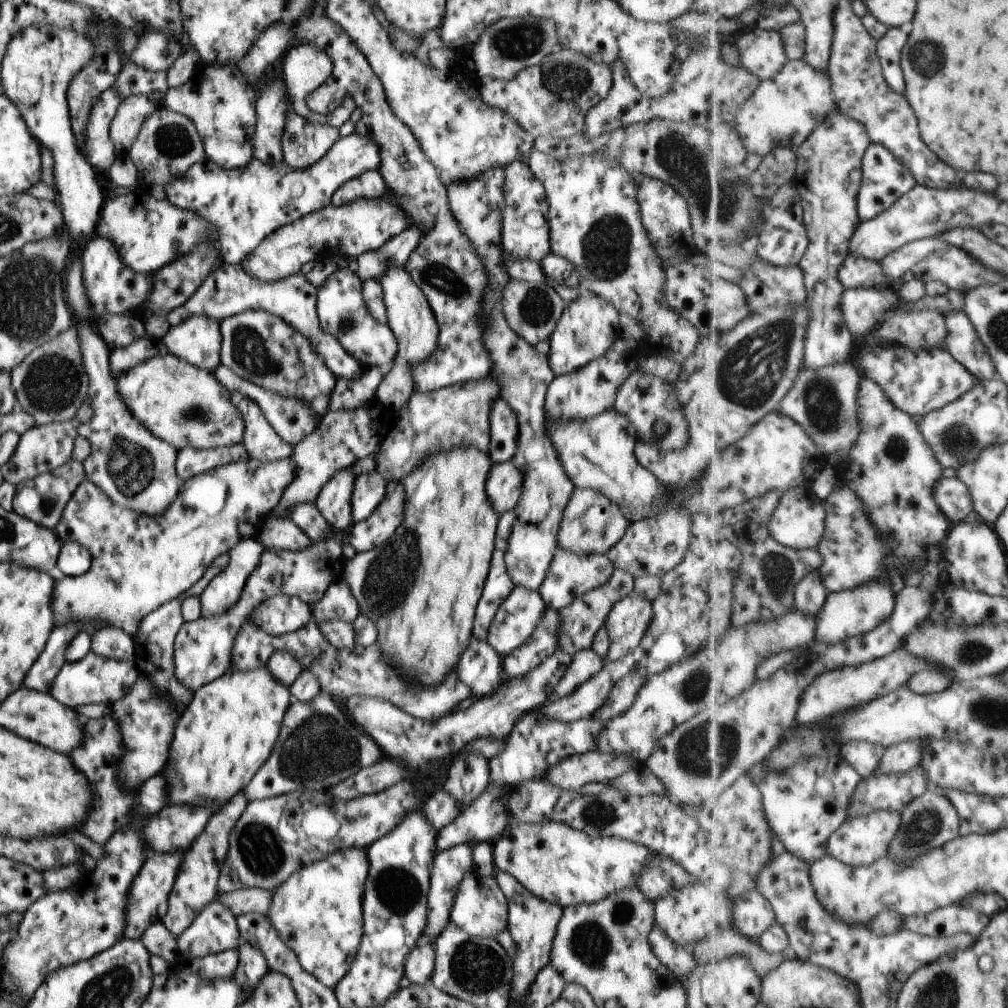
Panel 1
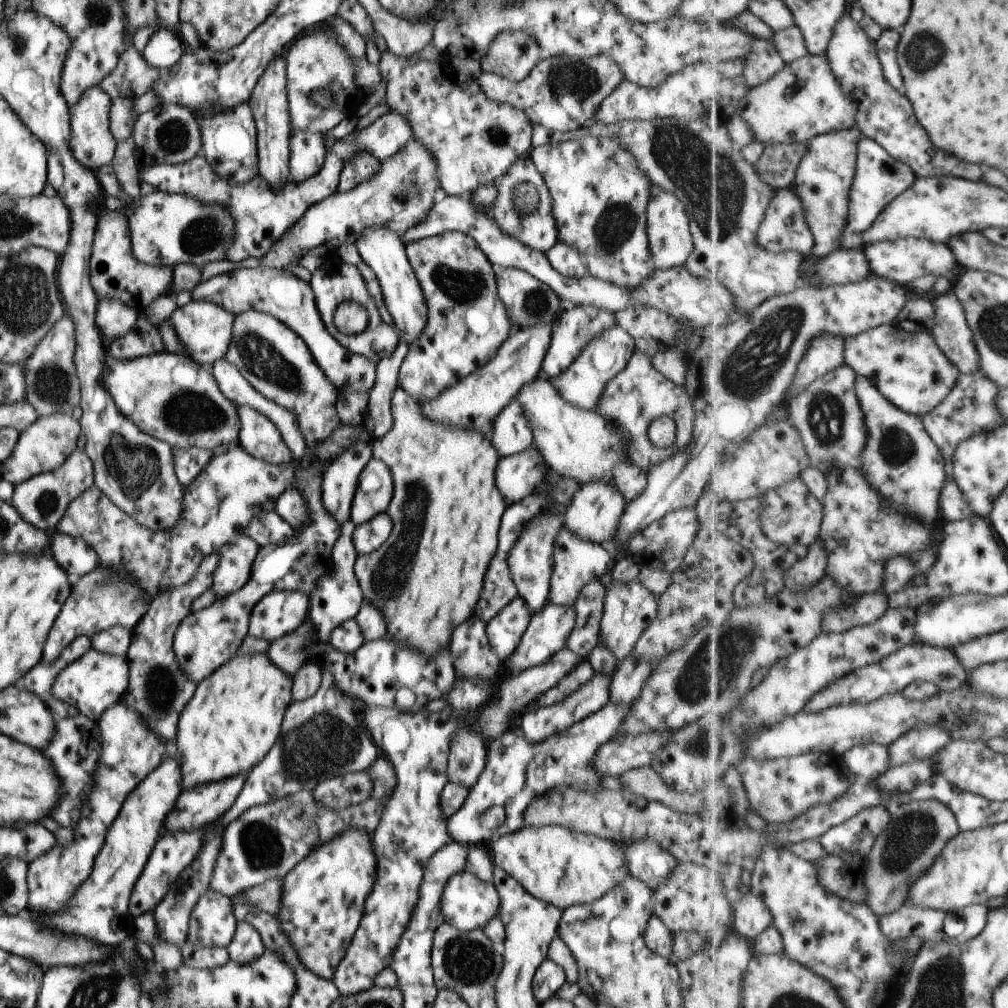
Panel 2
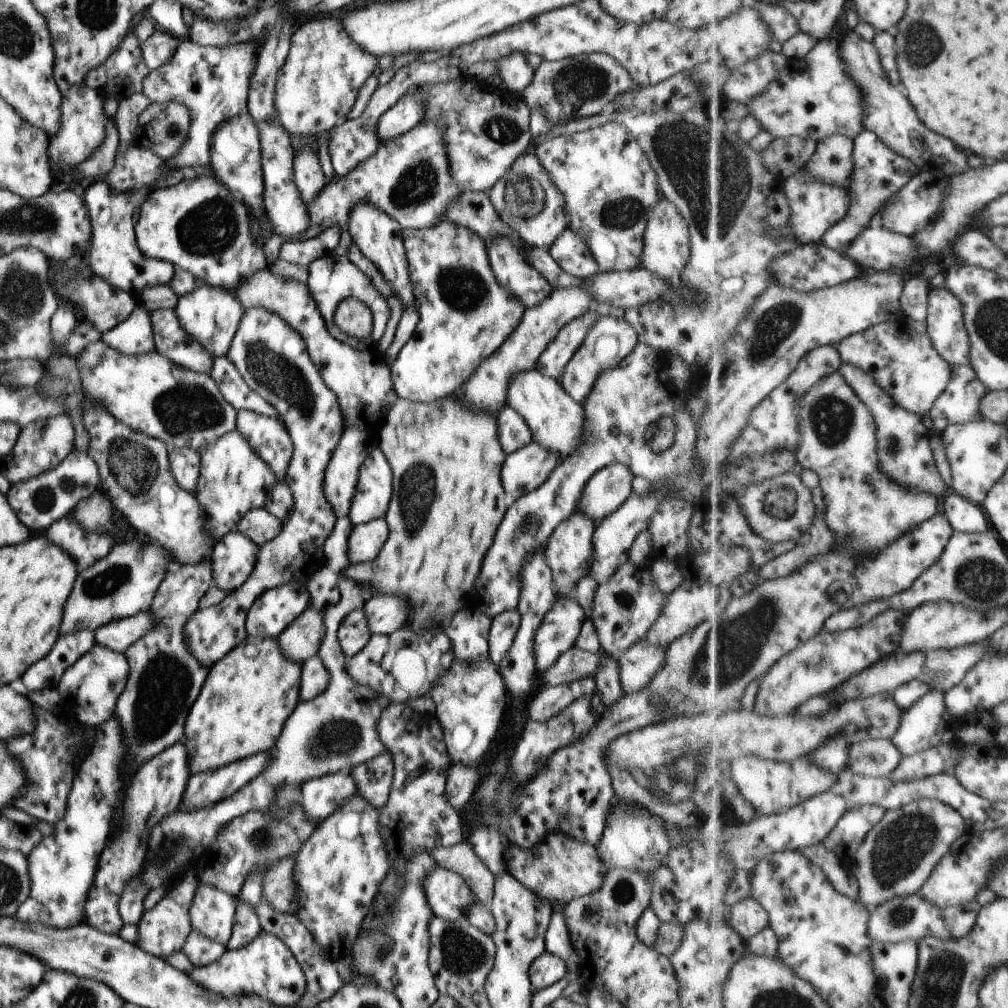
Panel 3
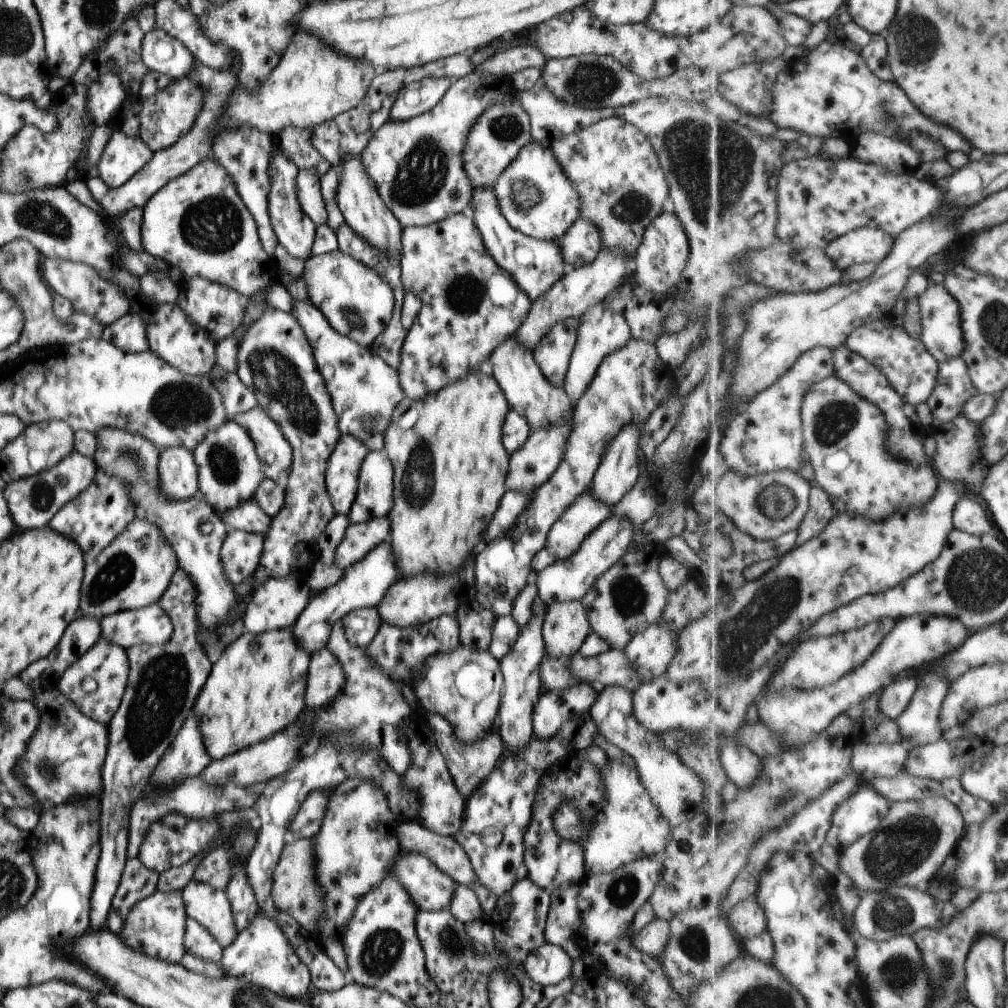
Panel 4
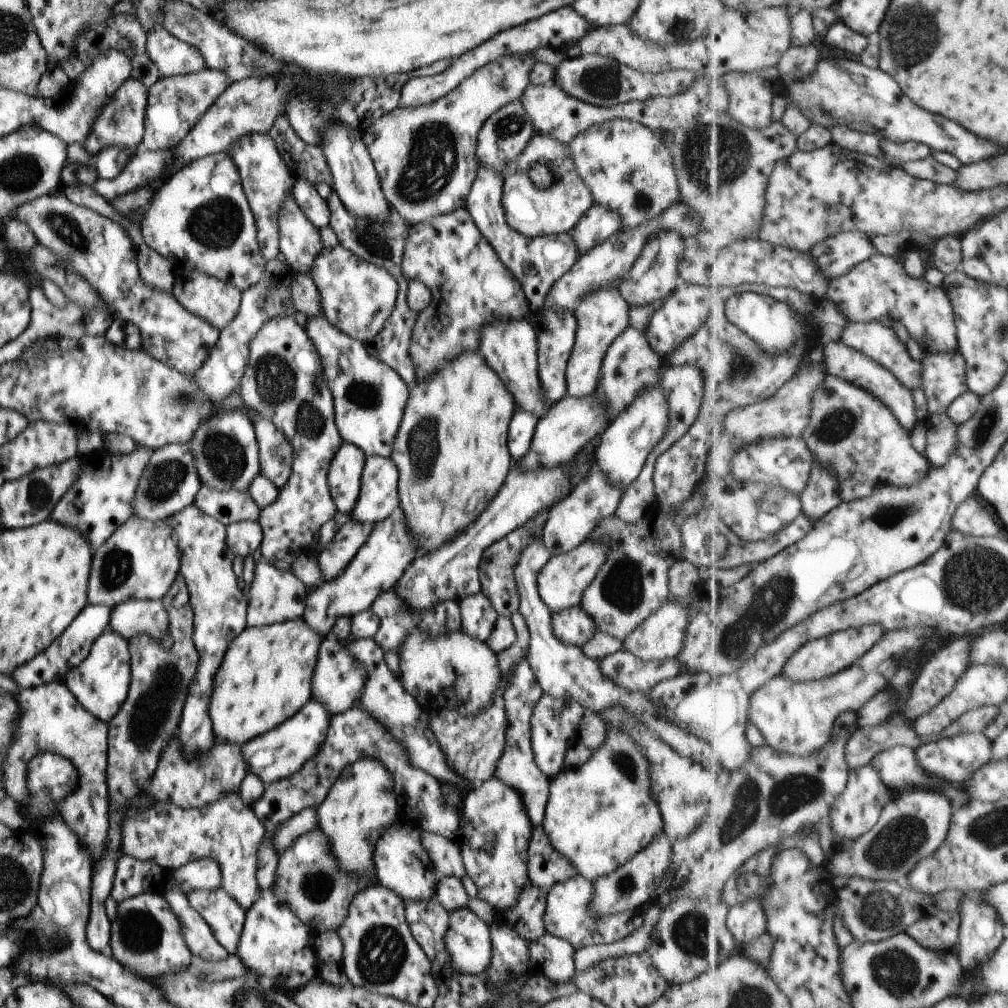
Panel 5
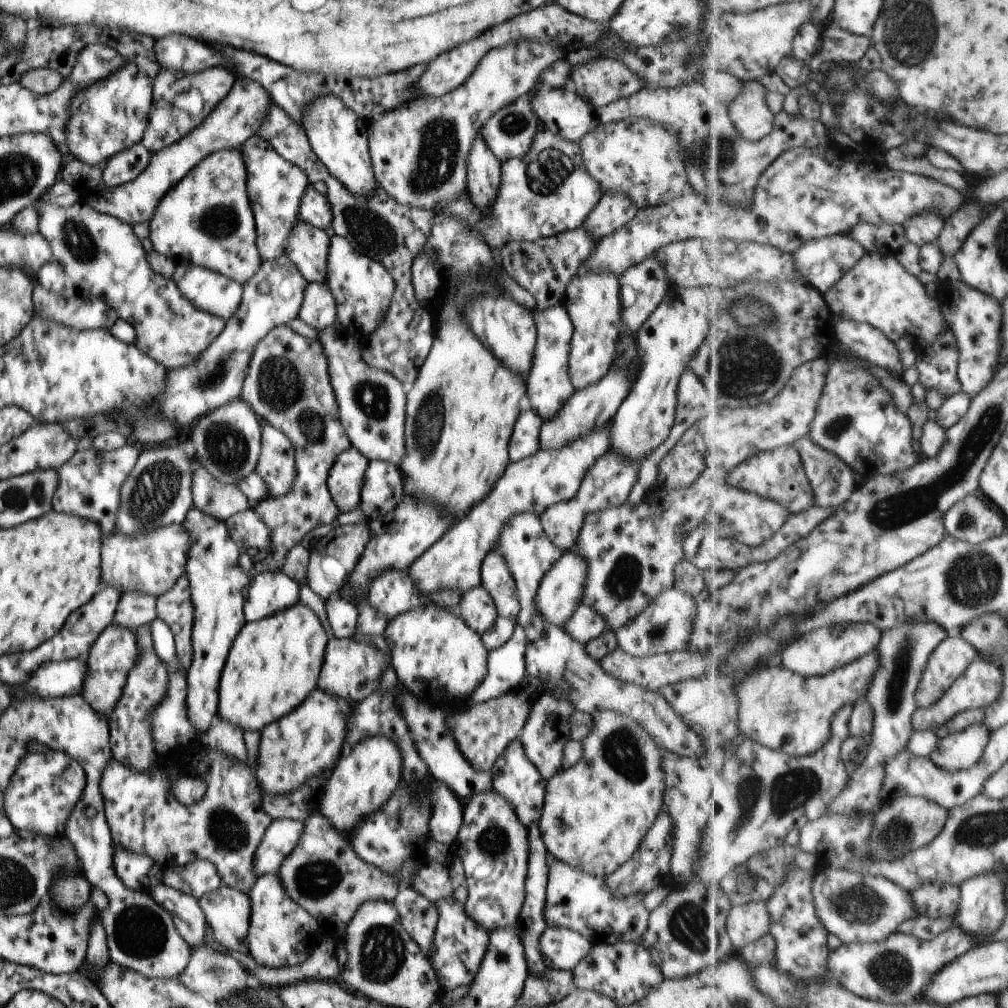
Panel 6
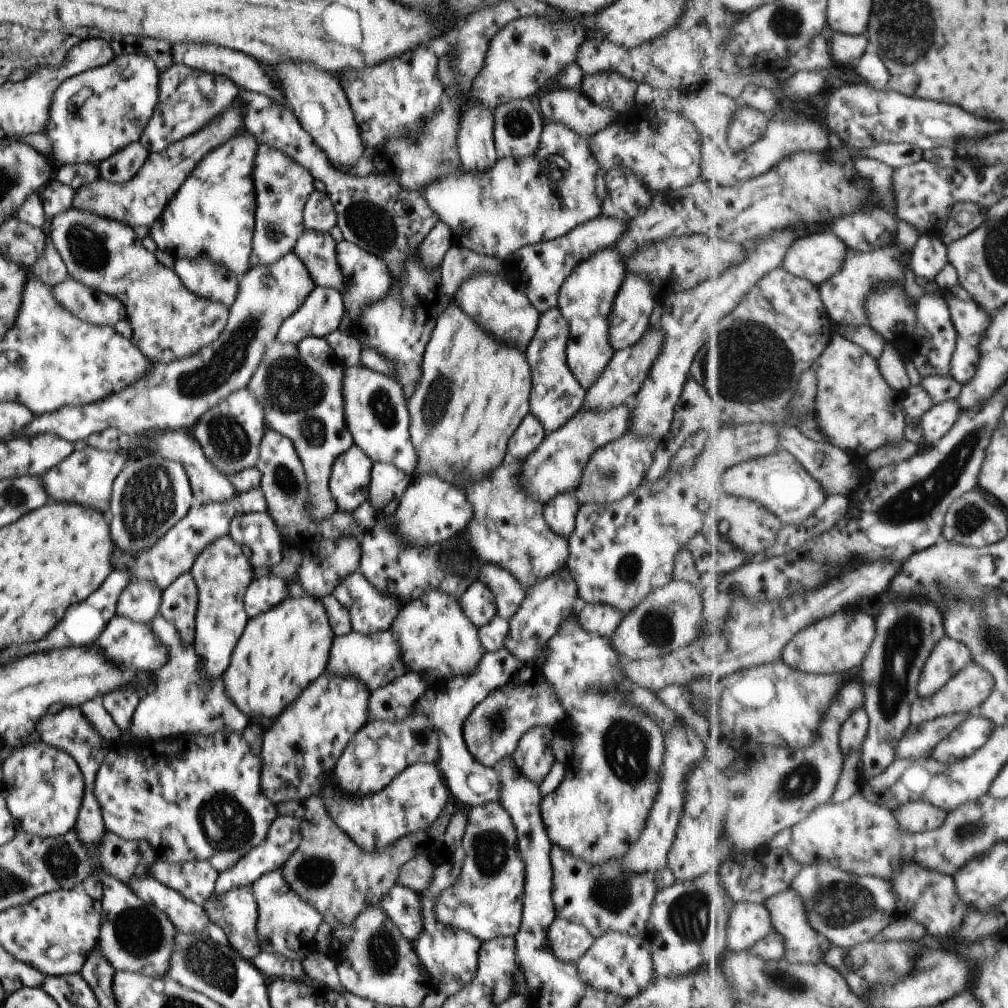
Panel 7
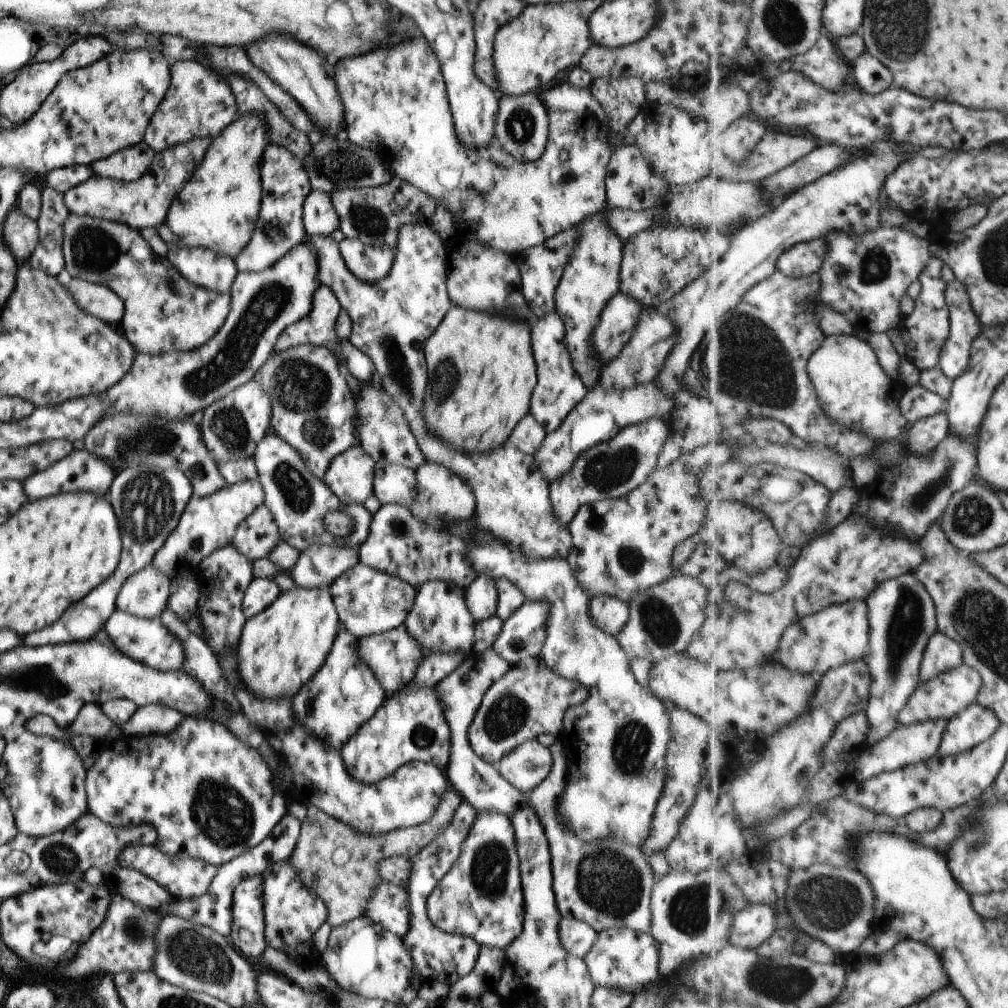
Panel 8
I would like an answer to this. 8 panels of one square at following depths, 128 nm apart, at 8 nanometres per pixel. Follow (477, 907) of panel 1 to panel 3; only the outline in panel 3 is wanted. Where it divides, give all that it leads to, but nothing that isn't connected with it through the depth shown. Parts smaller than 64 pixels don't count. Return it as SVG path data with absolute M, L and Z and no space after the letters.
M440 866L424 878L424 890L434 915L450 922L466 918L468 908L477 901L461 874Z

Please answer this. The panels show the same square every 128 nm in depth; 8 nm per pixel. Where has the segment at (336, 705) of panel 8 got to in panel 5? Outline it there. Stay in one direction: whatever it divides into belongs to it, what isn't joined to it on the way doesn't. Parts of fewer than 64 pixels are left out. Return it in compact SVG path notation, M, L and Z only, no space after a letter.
M310 699L290 720L285 720L272 730L240 745L238 749L246 762L247 773L258 776L264 786L296 774L304 766L304 762L312 760L322 750L322 742L326 740L332 717L320 702Z

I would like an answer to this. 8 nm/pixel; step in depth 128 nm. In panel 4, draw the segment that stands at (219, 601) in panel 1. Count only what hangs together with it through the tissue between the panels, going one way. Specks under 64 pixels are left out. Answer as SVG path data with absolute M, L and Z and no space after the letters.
M242 530L228 531L221 549L227 580L238 585L253 576L259 566L264 536Z

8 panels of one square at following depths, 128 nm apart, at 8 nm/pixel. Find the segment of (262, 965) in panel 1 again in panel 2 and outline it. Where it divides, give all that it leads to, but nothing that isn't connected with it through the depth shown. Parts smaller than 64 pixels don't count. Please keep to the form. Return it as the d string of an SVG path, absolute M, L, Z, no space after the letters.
M237 922L238 926L232 942L227 946L230 959L238 964L250 964L258 960L266 947L254 926L247 922Z

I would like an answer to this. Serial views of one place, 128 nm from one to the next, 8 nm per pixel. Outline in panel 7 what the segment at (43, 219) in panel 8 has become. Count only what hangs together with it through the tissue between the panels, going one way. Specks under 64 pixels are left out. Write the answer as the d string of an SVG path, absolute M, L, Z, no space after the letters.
M50 180L40 195L46 216L46 222L42 226L43 232L46 234L46 248L44 254L38 258L38 262L34 264L32 272L38 280L53 287L60 284L68 274L65 262L56 252L56 248L50 240L50 222L56 214L73 206L75 191L58 180Z

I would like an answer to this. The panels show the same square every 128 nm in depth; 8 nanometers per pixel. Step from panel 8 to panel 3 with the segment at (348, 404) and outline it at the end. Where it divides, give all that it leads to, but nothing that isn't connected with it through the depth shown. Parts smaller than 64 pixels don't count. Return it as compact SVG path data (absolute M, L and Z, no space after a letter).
M249 308L245 310L226 357L234 363L244 382L252 390L260 394L266 402L270 402L274 406L278 416L280 416L279 419L290 434L293 442L293 455L288 465L286 476L282 481L291 488L294 508L288 514L288 518L283 521L282 532L276 538L265 542L260 547L256 564L248 580L242 586L227 594L216 606L212 605L205 610L196 611L195 614L190 616L189 621L186 622L186 626L184 626L184 642L186 642L188 652L192 654L194 660L200 662L200 666L206 666L206 668L212 668L216 662L224 658L235 646L238 646L244 639L248 638L246 630L247 614L250 607L263 592L292 582L304 570L319 572L322 569L322 564L318 560L314 560L314 556L318 552L324 554L323 544L328 536L332 534L337 519L324 494L325 472L345 428L338 398L330 390L330 387L326 386L320 372L318 372L317 366L314 366L314 363L311 361L302 335L297 330L294 330L293 326L286 324L278 314L264 310L264 308Z

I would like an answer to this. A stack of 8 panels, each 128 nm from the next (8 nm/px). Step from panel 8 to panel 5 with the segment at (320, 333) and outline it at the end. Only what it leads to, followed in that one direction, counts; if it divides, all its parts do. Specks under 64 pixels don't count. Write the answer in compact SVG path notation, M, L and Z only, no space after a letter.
M295 274L290 284L290 296L295 308L307 317L322 313L320 294L309 274Z

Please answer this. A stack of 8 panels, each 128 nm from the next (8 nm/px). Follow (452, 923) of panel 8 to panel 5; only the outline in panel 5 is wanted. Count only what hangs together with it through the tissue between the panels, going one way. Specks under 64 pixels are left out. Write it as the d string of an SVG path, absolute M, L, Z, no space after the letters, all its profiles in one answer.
M492 776L477 784L463 799L458 828L452 840L460 848L467 875L478 888L477 900L490 902L495 912L510 910L528 886L528 846L533 826L518 790Z

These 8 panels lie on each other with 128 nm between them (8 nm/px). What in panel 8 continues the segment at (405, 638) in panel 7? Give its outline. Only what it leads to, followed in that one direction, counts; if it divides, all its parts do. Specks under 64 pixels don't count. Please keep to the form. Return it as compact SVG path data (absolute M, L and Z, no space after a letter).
M430 580L417 589L414 607L403 623L403 628L417 639L424 656L453 651L467 655L473 652L475 624L466 607L464 589L444 580Z

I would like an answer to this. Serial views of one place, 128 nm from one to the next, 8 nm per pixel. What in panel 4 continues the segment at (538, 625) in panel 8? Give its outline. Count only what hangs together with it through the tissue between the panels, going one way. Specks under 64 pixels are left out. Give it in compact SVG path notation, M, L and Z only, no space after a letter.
M614 512L613 516L602 522L569 558L554 562L551 566L536 572L539 598L546 606L558 602L581 601L595 581L627 552L635 534L631 521Z

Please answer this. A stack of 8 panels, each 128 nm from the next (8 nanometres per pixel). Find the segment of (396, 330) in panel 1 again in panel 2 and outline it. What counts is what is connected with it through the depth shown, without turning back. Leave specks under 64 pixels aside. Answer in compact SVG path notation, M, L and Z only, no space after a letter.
M386 227L366 228L358 236L355 245L362 260L374 271L380 283L384 295L384 304L386 304L394 327L399 333L399 340L404 340L406 344L416 342L420 338L422 330L426 330L428 308L426 308L422 287L406 256L405 246L400 240L400 235Z

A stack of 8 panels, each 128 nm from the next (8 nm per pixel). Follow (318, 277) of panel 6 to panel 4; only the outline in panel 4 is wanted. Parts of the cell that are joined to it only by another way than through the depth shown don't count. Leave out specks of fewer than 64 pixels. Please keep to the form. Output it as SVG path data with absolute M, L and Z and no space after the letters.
M275 144L273 158L270 162L269 174L271 175L271 190L269 193L269 218L271 226L277 237L277 242L293 257L302 261L309 260L313 255L312 246L315 242L317 227L314 222L304 214L296 195L298 170L296 166L285 158Z

